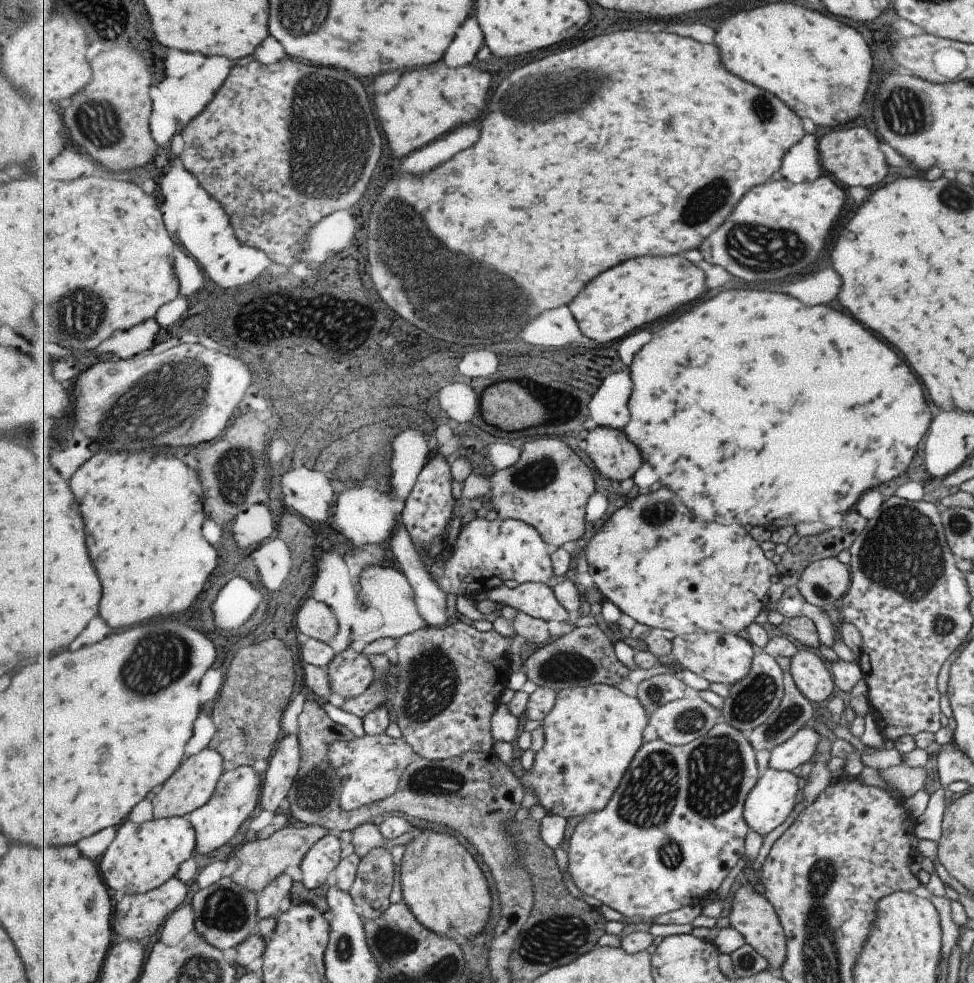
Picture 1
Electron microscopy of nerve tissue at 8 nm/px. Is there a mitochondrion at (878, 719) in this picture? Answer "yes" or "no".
no

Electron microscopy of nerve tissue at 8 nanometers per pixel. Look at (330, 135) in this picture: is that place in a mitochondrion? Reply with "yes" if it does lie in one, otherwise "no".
yes

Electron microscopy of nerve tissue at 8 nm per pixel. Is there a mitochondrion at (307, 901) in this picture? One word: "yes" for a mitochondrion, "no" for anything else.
no

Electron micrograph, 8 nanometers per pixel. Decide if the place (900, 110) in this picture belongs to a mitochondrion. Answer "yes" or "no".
yes

